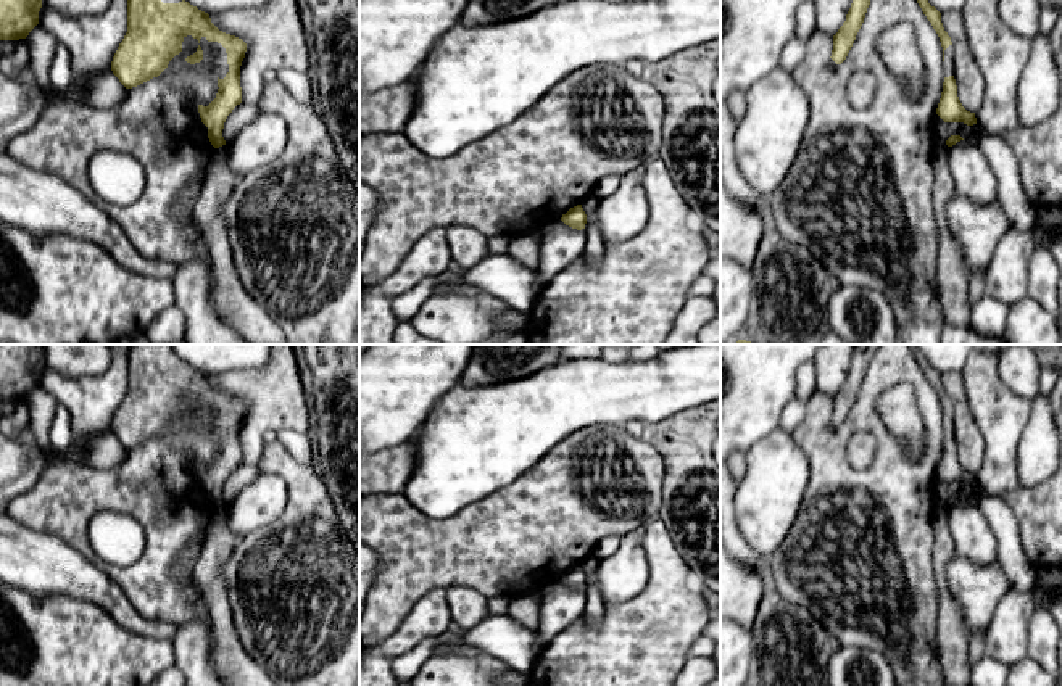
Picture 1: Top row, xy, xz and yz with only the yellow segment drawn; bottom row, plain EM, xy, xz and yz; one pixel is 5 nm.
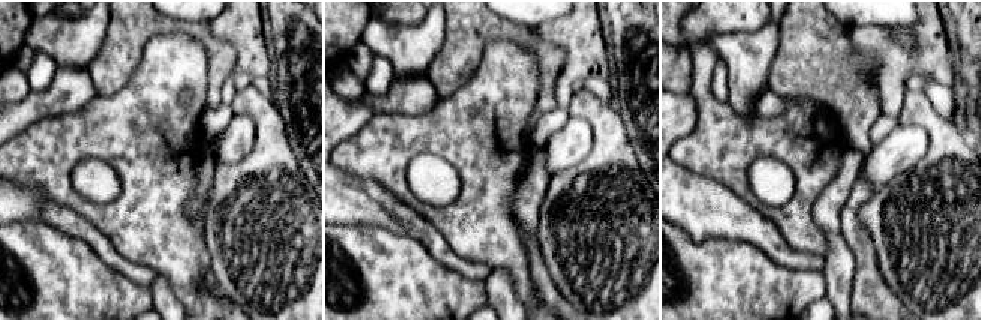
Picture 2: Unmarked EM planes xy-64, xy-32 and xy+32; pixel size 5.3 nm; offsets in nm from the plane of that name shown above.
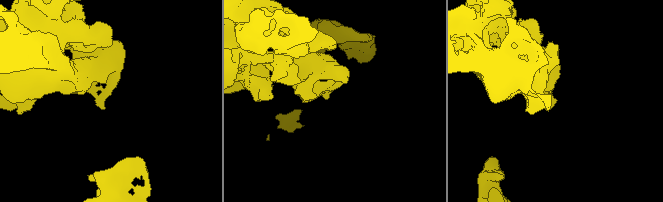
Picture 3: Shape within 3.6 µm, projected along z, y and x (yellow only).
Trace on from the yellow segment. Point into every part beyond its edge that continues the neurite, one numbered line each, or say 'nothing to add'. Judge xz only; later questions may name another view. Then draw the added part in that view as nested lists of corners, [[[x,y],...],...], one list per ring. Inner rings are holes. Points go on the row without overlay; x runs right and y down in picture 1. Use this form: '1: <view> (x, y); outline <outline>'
nothing to add

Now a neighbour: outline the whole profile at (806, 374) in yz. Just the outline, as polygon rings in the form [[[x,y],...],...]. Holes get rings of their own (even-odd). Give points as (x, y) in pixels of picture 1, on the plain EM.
[[[812,359],[803,362],[798,369],[798,383],[796,383],[796,396],[803,401],[807,401],[815,391],[815,366]]]

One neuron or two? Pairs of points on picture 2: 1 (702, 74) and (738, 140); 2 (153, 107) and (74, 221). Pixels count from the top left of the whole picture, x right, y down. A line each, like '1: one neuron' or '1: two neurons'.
1: one neuron
2: two neurons

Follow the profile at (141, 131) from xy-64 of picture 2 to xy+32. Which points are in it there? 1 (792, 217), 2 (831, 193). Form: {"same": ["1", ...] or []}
{"same": ["1"]}

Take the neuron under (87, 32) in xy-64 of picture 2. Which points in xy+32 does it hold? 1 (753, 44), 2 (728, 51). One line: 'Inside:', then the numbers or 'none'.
Inside: 1, 2

